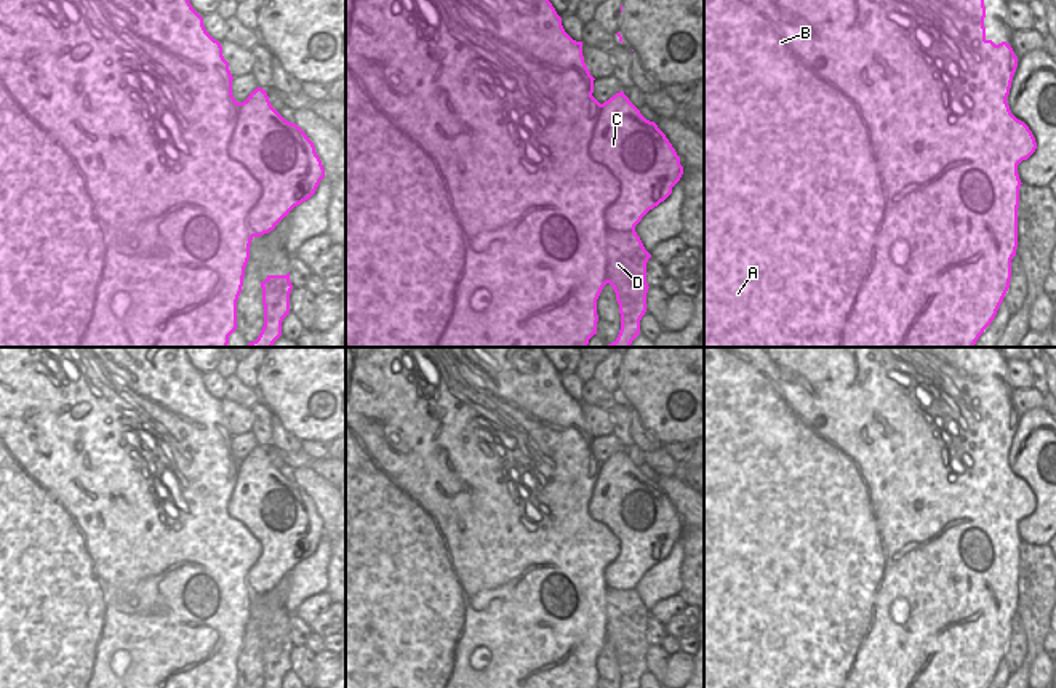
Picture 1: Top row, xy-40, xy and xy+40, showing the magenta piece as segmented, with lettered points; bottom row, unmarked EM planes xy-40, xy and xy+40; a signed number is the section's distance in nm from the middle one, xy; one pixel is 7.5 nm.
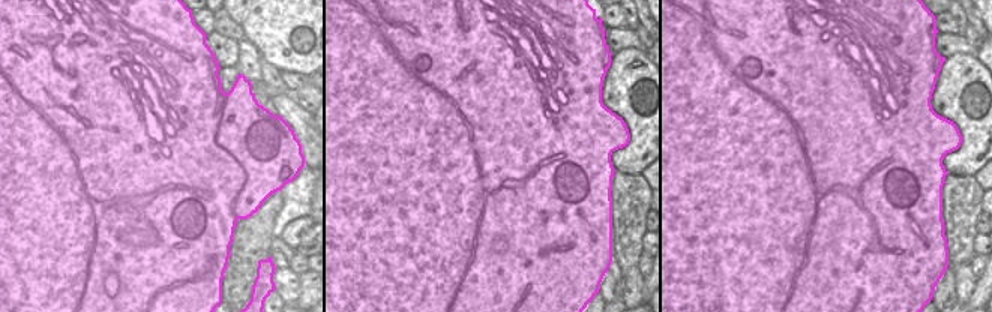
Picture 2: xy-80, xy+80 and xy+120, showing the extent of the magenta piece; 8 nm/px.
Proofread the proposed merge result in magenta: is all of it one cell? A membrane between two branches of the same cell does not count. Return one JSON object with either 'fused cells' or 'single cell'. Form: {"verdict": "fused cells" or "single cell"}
{"verdict": "fused cells"}

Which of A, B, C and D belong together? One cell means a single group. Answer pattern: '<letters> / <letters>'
A B D / C

